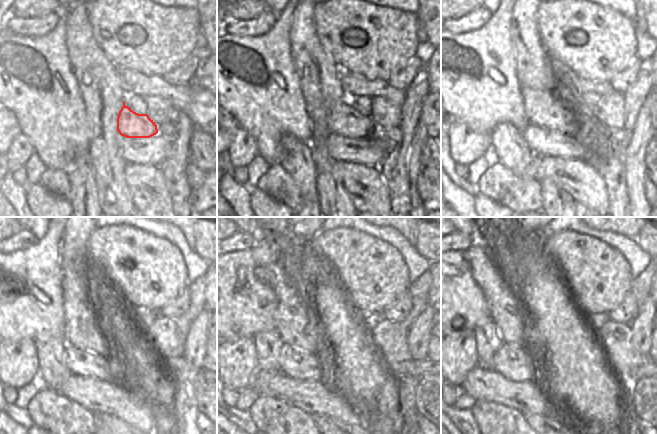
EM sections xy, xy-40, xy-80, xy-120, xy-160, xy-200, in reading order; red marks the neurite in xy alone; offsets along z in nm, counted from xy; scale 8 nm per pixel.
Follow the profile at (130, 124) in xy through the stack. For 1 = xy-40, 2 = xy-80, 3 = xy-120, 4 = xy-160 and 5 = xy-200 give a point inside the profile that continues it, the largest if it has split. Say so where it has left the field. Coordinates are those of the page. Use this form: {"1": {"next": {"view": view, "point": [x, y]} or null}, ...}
{"1": {"next": {"view": "xy-40", "point": [344, 120]}}, "2": {"next": {"view": "xy-80", "point": [542, 110]}}, "3": {"next": {"view": "xy-120", "point": [95, 334]}}, "4": {"next": {"view": "xy-160", "point": [287, 323]}}, "5": {"next": {"view": "xy-200", "point": [503, 295]}}}

